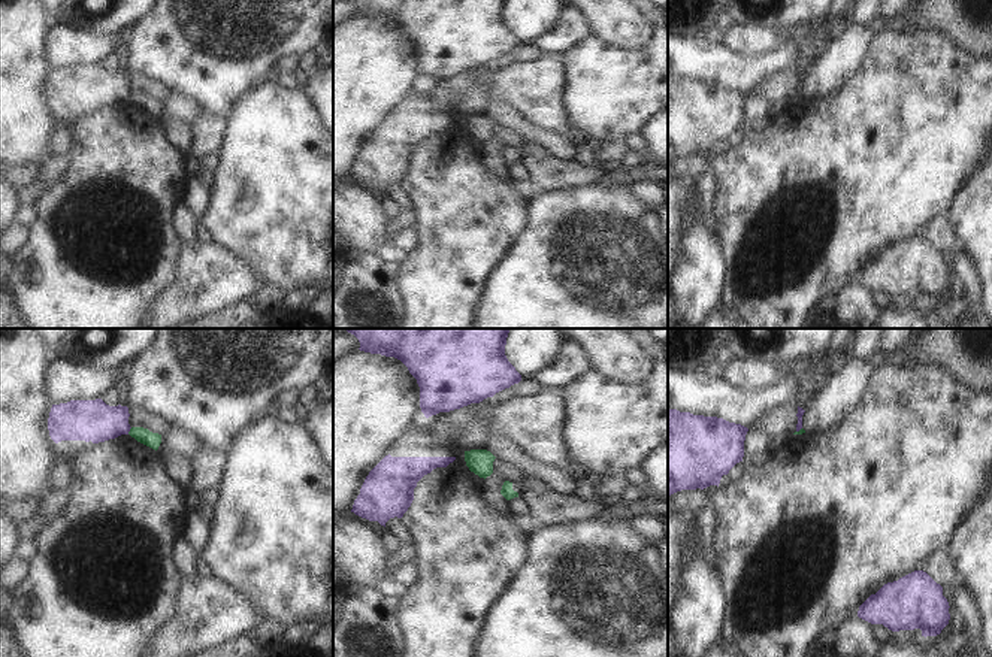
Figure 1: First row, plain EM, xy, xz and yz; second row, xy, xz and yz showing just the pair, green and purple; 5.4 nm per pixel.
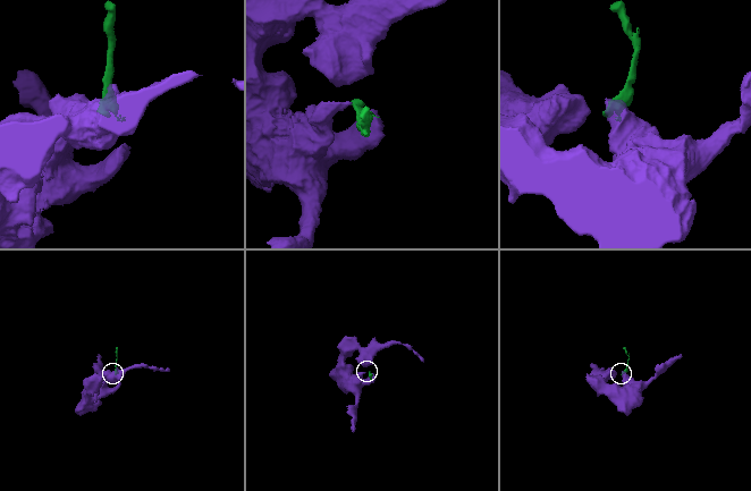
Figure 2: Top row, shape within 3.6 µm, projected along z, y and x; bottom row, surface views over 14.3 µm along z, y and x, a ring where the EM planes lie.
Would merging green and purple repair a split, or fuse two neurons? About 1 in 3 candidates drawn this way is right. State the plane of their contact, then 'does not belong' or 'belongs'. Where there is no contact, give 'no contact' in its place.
meets green in xy; does not belong

